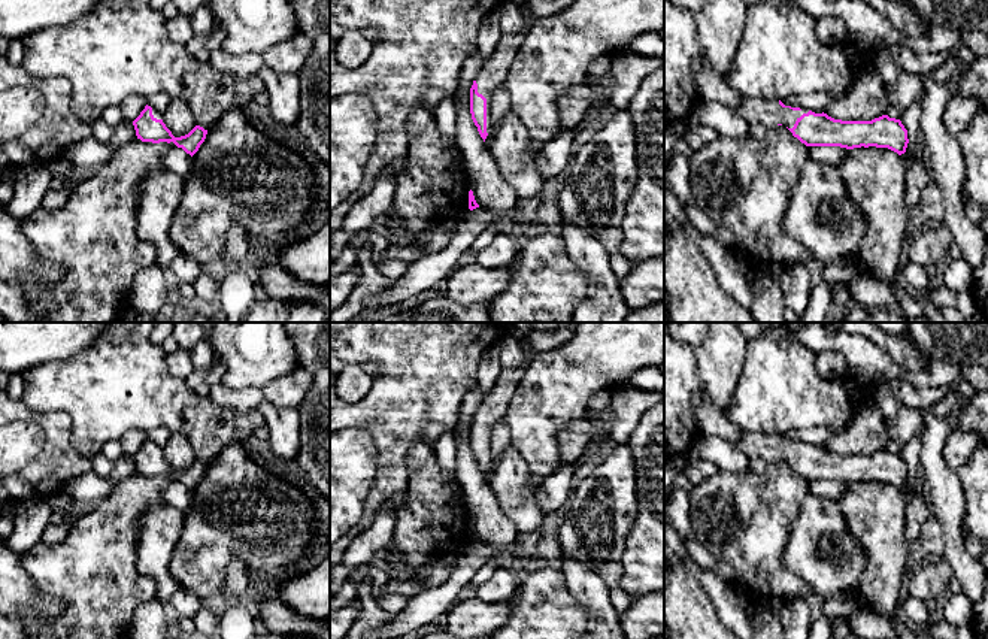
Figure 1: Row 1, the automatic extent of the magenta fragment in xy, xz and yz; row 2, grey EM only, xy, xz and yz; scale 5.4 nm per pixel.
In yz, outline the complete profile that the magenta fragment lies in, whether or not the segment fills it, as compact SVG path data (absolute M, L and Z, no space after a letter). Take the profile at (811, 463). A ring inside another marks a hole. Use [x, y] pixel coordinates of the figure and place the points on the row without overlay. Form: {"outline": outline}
{"outline": "M742 433L734 443L749 458L784 460L806 481L888 482L906 487L907 464L900 454L882 449L872 455L842 455L827 448L785 440L781 434Z"}

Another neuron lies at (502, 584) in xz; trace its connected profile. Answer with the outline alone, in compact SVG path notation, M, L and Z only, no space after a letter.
M498 567L488 581L476 588L476 597L482 602L501 602L516 590L519 575L513 569Z

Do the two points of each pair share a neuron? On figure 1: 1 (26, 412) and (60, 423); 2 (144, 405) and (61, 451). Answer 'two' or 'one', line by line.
1: one
2: two

